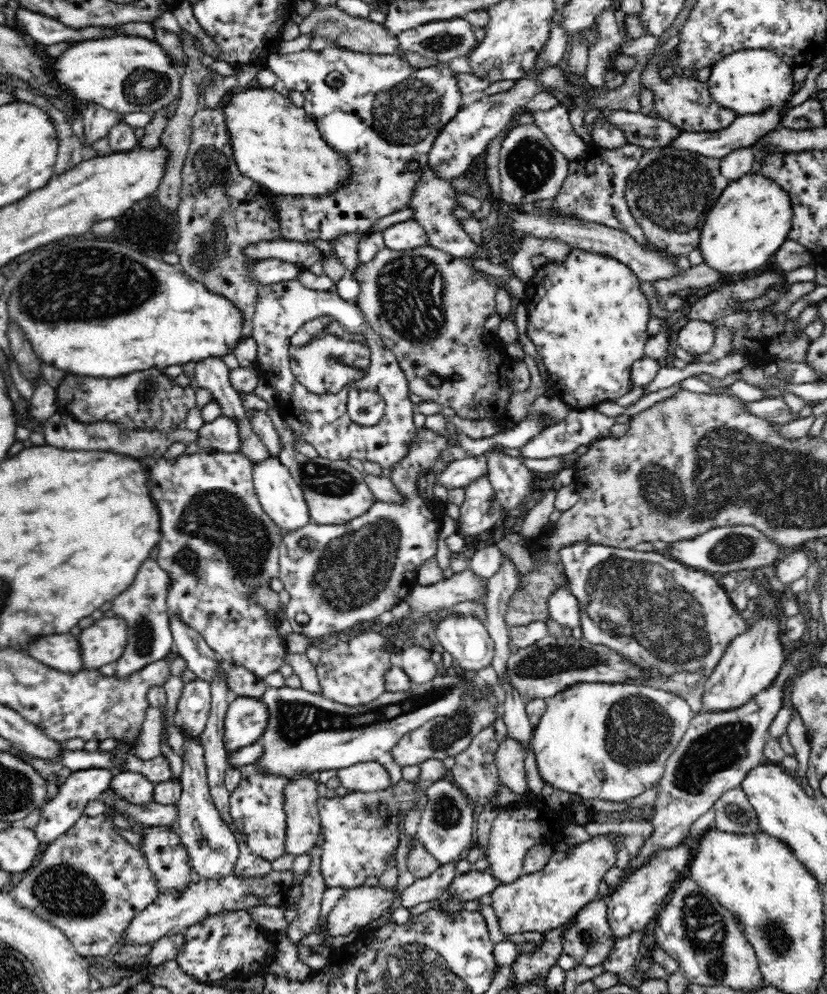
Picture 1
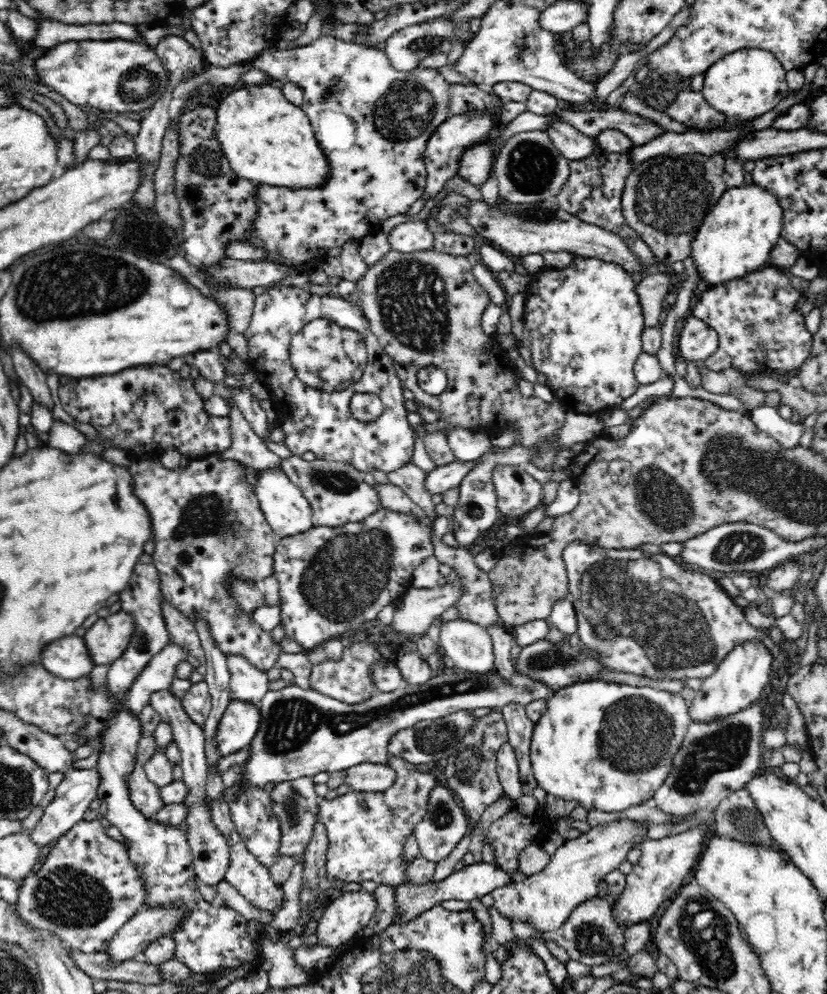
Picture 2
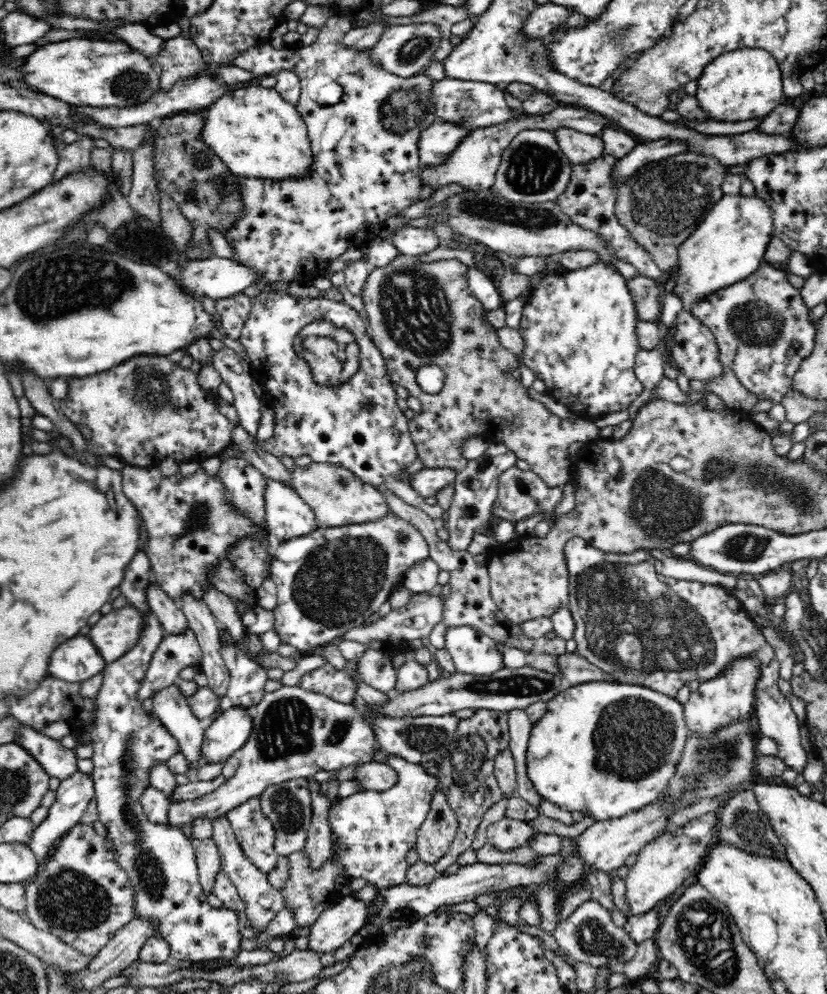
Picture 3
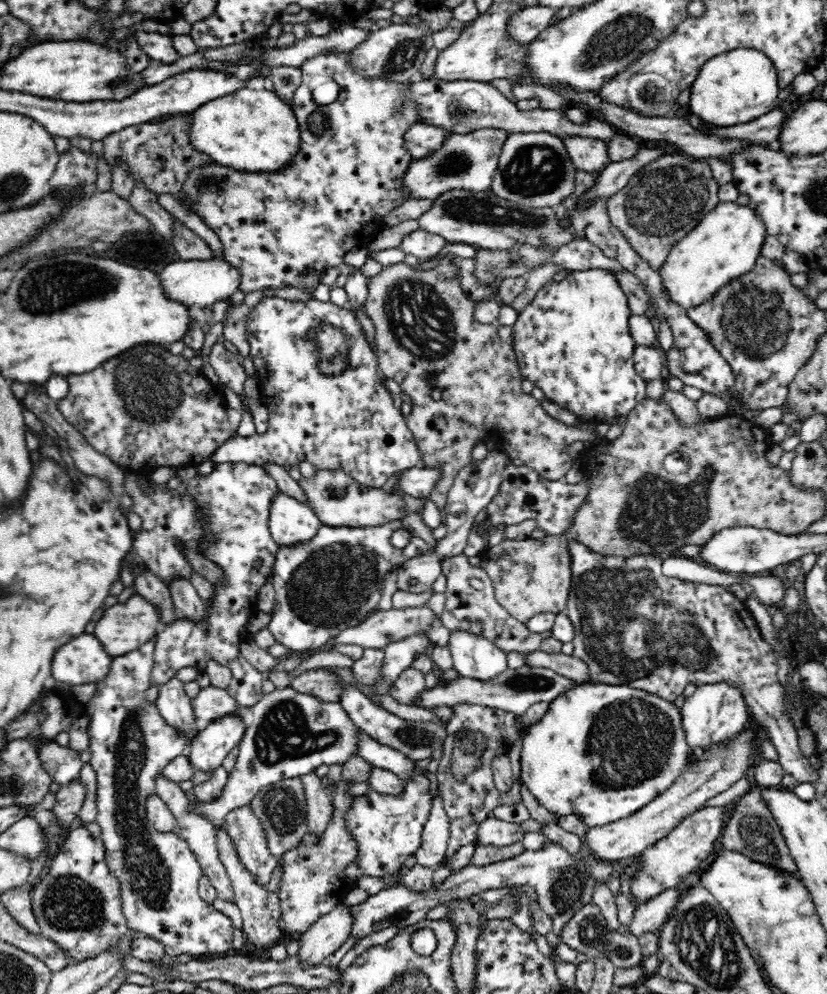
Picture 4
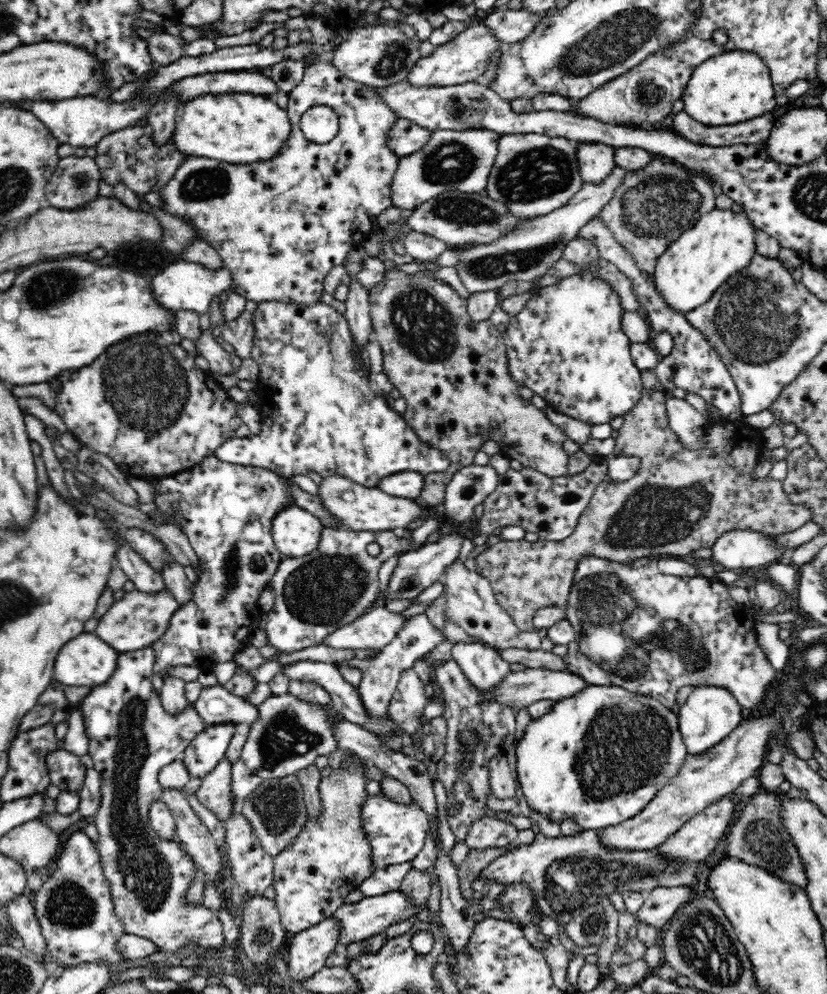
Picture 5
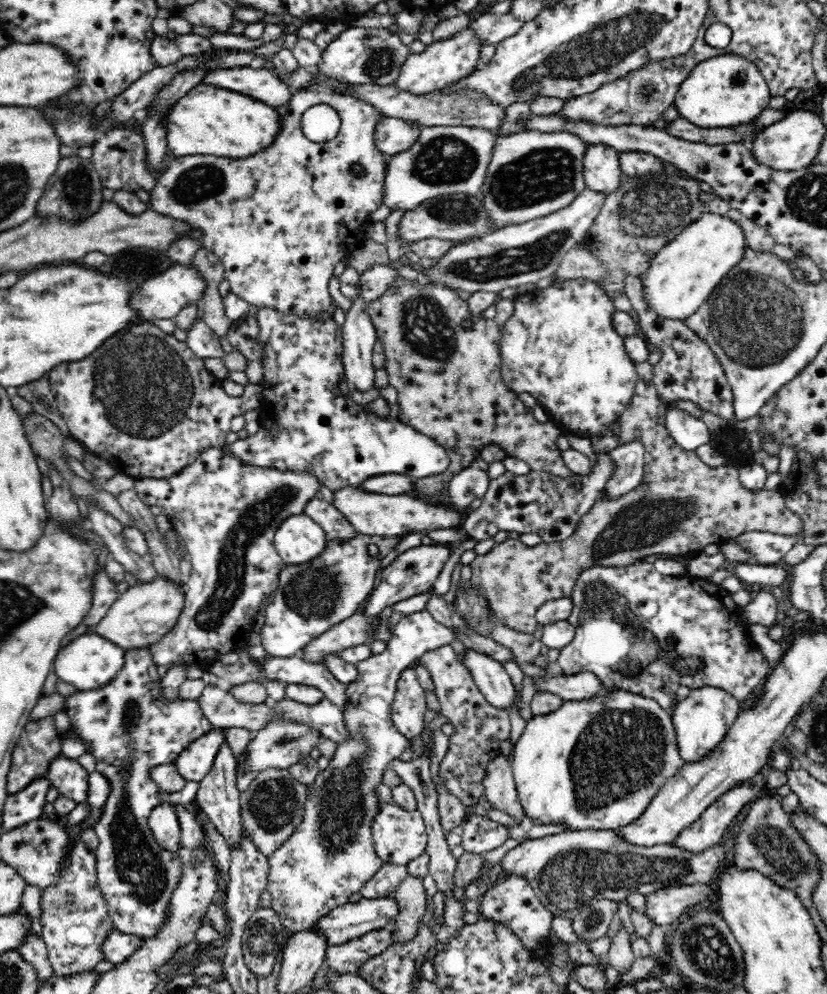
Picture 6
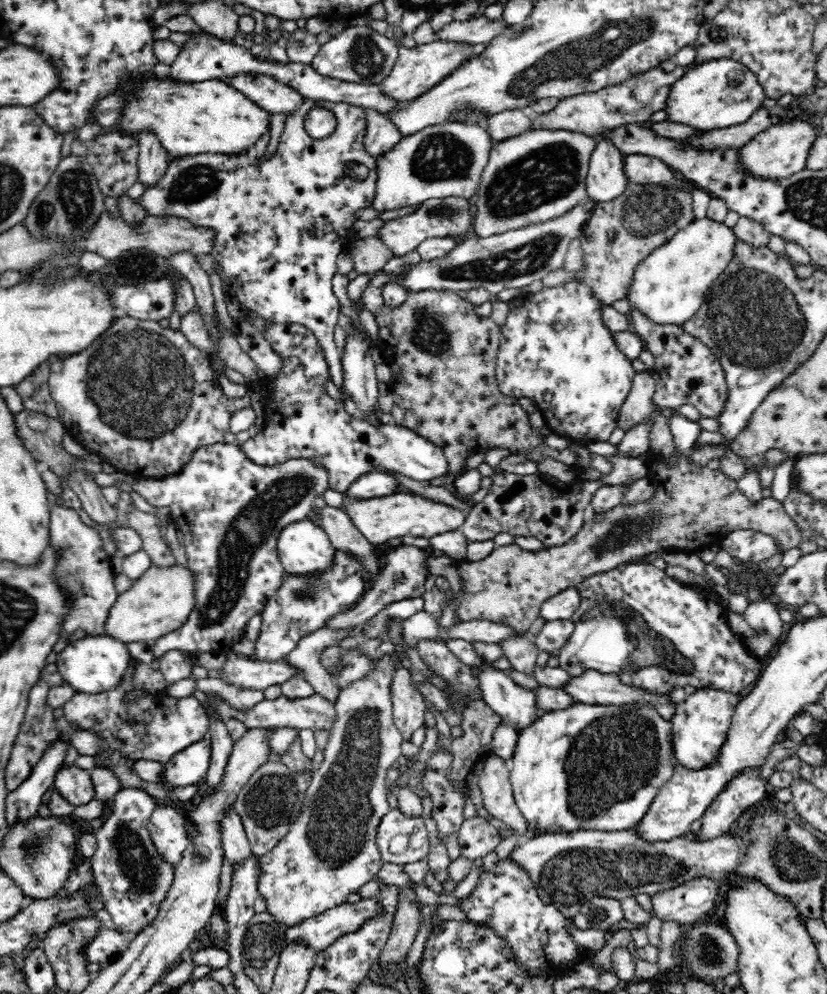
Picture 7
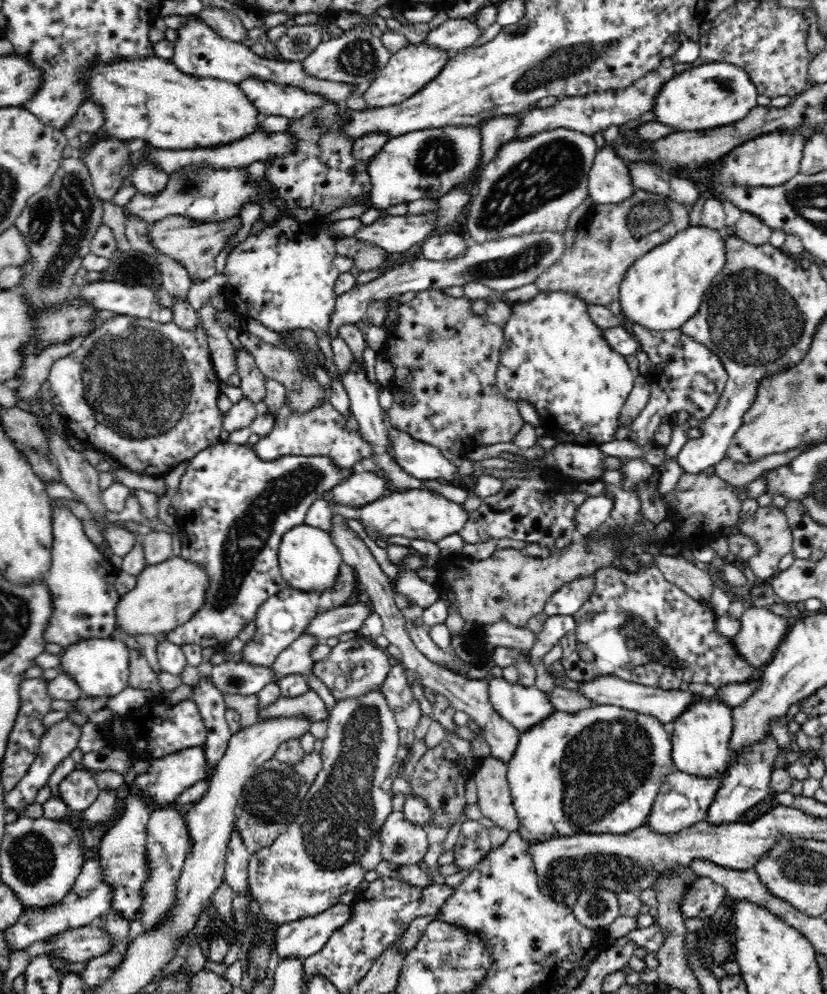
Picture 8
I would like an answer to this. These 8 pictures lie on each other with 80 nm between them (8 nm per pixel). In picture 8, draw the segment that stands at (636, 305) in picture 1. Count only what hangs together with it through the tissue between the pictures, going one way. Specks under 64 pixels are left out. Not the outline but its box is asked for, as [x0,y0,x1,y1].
[496,291,636,447]

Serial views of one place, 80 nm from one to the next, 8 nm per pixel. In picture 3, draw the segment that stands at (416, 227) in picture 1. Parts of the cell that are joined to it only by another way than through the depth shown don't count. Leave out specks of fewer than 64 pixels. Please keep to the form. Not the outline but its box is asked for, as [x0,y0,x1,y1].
[393,228,439,256]

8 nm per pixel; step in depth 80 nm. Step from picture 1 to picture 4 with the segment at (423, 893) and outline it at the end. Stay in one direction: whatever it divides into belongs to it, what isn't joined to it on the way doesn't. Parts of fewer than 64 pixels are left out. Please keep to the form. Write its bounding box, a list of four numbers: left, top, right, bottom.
[434,702,518,859]

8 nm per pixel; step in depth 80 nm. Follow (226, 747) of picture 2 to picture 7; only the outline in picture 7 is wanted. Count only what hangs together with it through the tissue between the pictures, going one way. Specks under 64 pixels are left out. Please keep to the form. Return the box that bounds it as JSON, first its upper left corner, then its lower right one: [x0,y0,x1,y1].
[156,738,210,794]

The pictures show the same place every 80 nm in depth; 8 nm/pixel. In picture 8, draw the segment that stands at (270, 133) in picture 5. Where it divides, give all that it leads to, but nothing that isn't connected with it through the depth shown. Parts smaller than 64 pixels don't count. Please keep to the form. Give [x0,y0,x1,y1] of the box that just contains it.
[82,54,259,148]

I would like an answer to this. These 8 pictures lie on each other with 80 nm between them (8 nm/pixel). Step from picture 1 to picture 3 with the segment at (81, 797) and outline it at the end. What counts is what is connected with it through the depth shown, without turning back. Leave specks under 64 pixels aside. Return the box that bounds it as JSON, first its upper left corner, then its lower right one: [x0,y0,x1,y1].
[29,771,94,866]

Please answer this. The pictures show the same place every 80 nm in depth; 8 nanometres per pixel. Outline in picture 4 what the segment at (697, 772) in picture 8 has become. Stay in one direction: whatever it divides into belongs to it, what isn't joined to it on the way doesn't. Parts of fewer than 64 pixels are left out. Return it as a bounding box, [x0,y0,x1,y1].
[682,683,749,750]

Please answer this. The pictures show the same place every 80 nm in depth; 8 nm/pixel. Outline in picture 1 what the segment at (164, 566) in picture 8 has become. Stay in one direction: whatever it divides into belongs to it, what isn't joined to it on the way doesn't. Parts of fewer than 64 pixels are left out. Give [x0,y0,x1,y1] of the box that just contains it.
[77,617,128,670]

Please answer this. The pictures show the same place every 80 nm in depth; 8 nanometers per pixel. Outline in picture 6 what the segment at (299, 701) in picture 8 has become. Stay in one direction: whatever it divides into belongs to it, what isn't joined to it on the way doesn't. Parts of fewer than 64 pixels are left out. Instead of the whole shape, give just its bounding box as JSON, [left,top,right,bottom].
[196,685,348,742]

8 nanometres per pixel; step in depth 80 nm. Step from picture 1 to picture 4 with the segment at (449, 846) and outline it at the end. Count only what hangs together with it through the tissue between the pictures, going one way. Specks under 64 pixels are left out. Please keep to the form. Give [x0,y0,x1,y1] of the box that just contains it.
[415,794,450,868]

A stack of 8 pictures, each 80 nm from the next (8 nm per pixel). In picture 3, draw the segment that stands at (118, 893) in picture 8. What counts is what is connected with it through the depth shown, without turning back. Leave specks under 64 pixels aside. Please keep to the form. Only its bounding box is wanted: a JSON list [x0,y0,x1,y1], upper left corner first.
[88,551,240,966]

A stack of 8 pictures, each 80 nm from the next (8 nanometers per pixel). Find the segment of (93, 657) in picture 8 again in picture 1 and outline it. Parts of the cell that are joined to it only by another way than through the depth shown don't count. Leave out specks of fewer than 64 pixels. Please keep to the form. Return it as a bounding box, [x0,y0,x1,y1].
[28,633,83,674]

